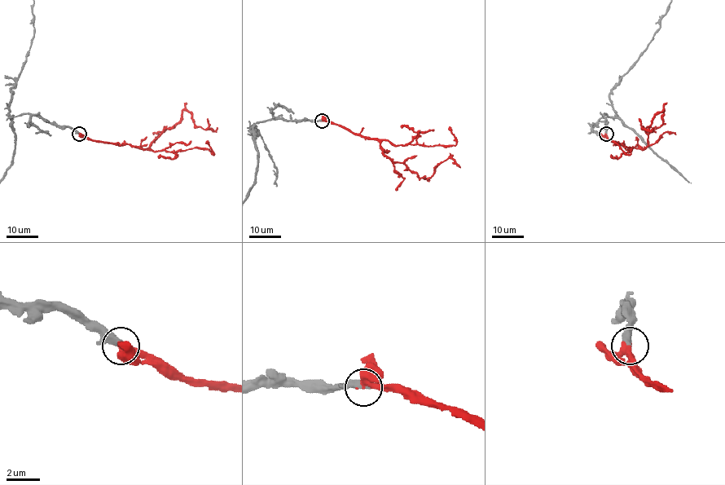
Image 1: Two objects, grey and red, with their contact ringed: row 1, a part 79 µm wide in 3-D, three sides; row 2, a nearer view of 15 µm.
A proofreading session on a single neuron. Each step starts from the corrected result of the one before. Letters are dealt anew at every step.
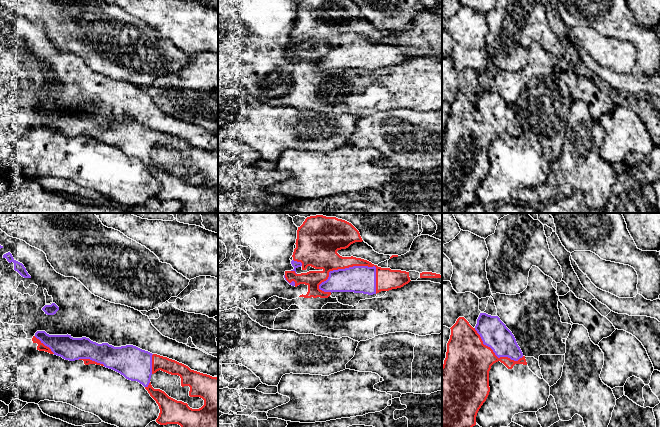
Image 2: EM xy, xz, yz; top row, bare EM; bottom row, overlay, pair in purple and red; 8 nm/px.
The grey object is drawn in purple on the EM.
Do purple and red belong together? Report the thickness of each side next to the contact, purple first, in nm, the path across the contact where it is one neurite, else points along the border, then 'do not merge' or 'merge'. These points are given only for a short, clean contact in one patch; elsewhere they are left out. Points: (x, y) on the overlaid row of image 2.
220 nm thick on the purple side, 280 nm on the other; merge

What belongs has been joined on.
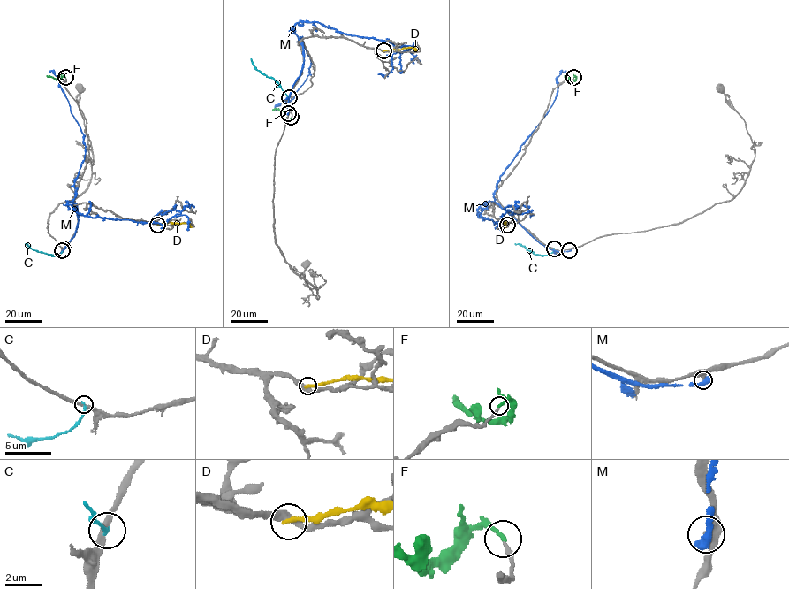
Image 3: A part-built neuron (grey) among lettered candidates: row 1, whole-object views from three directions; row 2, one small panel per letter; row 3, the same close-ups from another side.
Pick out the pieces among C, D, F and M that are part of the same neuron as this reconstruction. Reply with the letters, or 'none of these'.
F

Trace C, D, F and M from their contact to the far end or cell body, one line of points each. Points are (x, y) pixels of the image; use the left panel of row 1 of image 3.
C: (64, 248), (57, 255), (48, 255), (37, 252), (25, 243)
D: (157, 225), (185, 223), (192, 227)
F: (65, 77), (56, 80), (46, 76)
M: (62, 250), (78, 222), (70, 202), (93, 218), (163, 225), (180, 213), (152, 218)

